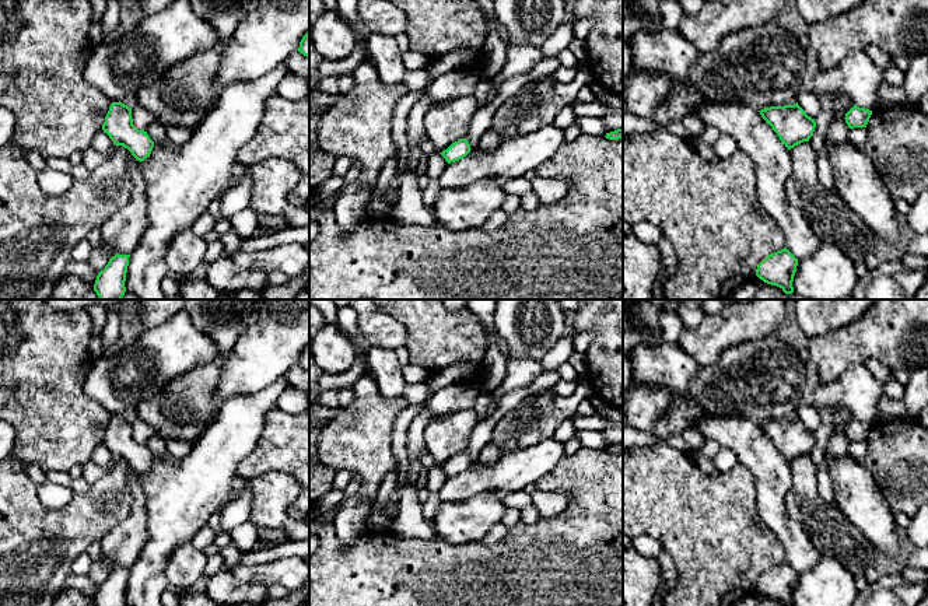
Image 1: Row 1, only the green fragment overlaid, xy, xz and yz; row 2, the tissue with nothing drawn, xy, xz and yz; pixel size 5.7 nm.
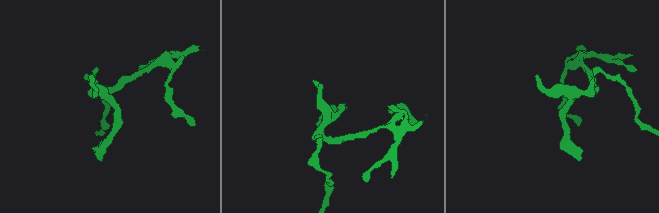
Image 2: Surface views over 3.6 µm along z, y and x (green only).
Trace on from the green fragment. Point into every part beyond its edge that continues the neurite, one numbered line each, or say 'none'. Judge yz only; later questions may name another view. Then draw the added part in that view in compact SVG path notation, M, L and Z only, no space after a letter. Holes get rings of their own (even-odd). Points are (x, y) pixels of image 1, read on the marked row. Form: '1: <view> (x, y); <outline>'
none

